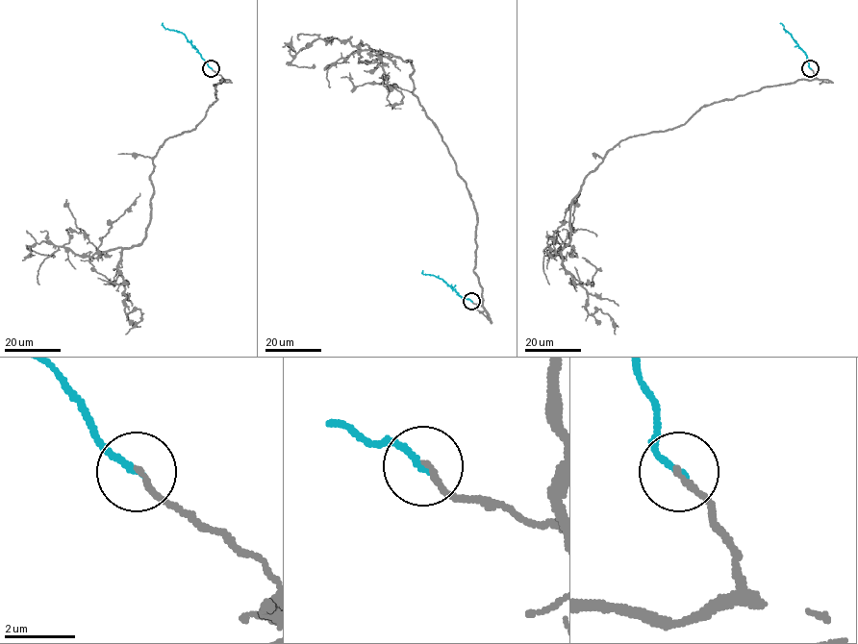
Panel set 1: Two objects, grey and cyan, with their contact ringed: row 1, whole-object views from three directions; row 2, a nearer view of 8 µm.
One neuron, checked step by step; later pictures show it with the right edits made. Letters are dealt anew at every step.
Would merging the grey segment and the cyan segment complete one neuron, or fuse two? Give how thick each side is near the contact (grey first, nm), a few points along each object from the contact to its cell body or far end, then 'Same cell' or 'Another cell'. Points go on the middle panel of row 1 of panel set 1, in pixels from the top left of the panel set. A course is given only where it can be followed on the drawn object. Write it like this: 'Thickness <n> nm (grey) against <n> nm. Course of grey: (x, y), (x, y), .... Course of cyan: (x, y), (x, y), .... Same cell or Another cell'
Thickness 180 nm (grey) against 170 nm. Course of grey: (471, 301), (483, 303), (473, 270), (477, 212), (413, 94), (410, 61), (330, 37), (290, 62), (315, 65). Course of cyan: (471, 301), (460, 296), (441, 279), (423, 270). Same cell

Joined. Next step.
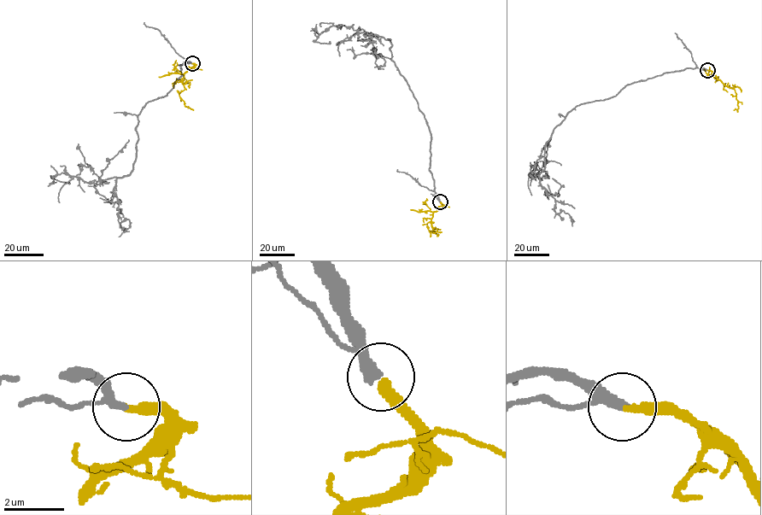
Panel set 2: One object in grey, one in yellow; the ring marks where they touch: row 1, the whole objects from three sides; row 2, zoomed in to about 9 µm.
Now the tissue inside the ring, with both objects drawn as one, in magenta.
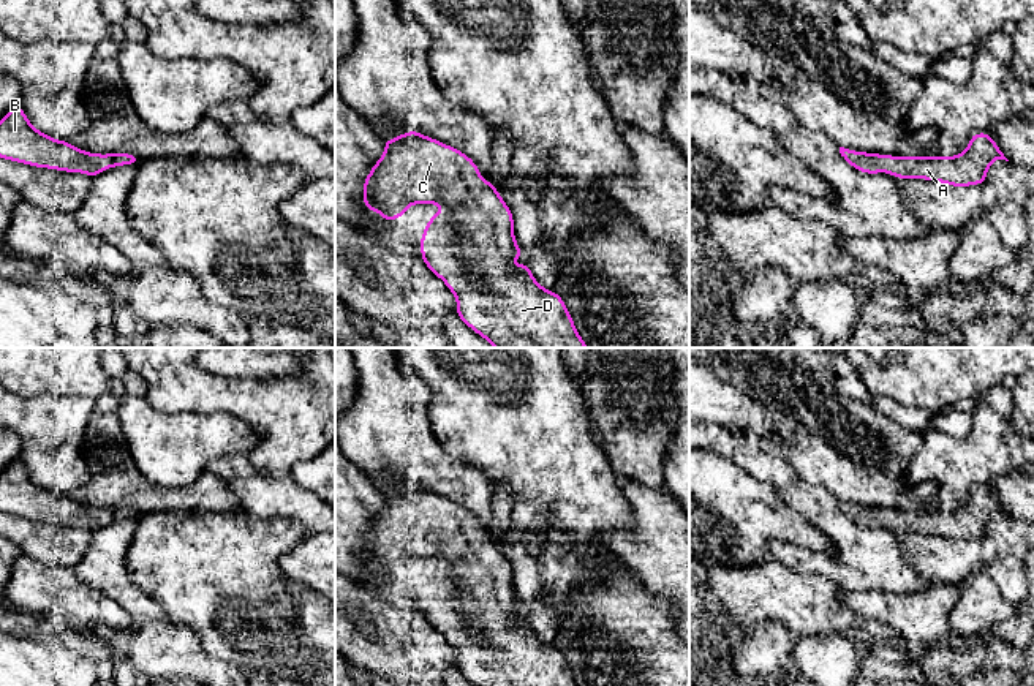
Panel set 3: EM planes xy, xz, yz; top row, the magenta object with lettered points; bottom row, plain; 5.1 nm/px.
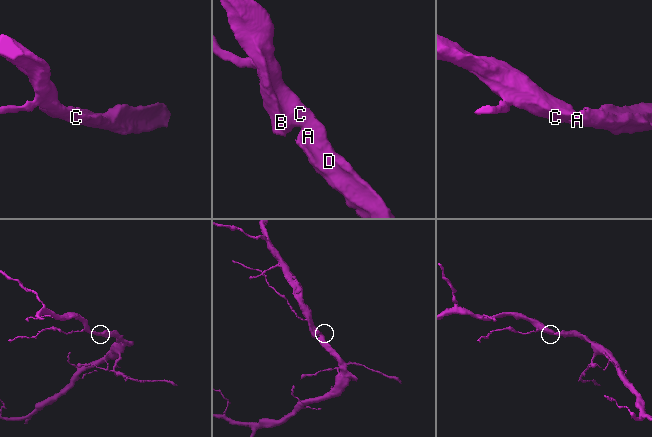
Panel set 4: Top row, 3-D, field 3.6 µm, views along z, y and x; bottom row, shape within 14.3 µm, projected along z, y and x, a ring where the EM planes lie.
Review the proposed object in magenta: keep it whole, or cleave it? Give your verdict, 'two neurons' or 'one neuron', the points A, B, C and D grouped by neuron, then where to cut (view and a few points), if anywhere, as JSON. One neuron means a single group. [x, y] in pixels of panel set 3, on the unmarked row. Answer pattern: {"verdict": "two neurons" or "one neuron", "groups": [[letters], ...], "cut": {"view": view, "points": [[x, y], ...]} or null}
{"verdict": "one neuron", "groups": [["A", "B", "C", "D"]], "cut": null}

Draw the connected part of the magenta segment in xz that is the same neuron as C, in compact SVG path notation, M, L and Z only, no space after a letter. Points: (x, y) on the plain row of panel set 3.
M405 485L402 490L383 496L386 506L364 534L364 561L379 566L389 577L403 571L411 558L440 556L443 560L443 564L427 575L419 596L421 610L455 650L455 667L468 681L474 686L577 686L563 653L534 634L528 616L520 621L511 620L515 612L525 610L514 591L512 566L498 544L479 528L470 511L419 485Z

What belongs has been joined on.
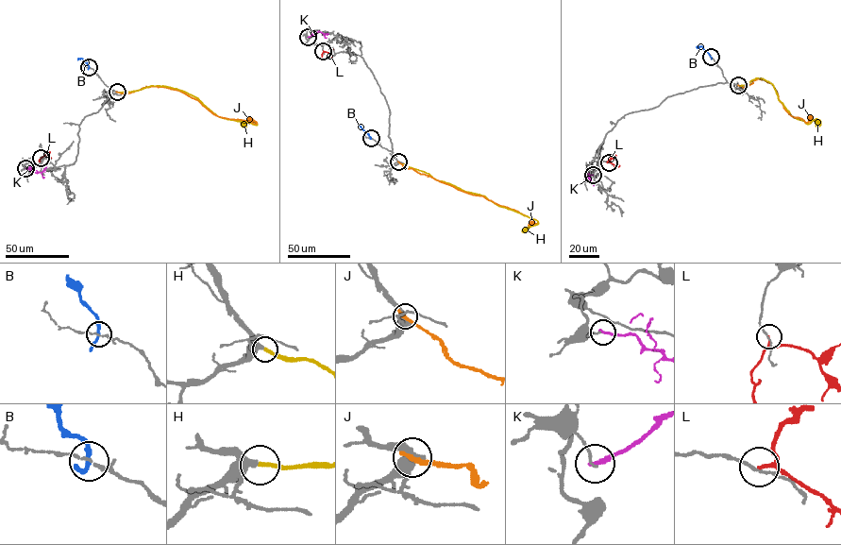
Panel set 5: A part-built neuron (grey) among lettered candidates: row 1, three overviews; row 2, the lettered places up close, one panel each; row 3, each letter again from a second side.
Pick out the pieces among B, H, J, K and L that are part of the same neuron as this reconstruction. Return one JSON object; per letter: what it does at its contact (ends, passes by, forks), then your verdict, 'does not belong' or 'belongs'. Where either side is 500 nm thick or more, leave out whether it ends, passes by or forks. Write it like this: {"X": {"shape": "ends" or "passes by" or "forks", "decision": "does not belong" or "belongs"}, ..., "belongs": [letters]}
{"B": {"shape": "passes by", "decision": "does not belong"}, "H": {"shape": "ends", "decision": "belongs"}, "J": {"shape": "ends", "decision": "does not belong"}, "K": {"shape": "ends", "decision": "does not belong"}, "L": {"shape": "passes by", "decision": "does not belong"}, "belongs": ["H"]}

